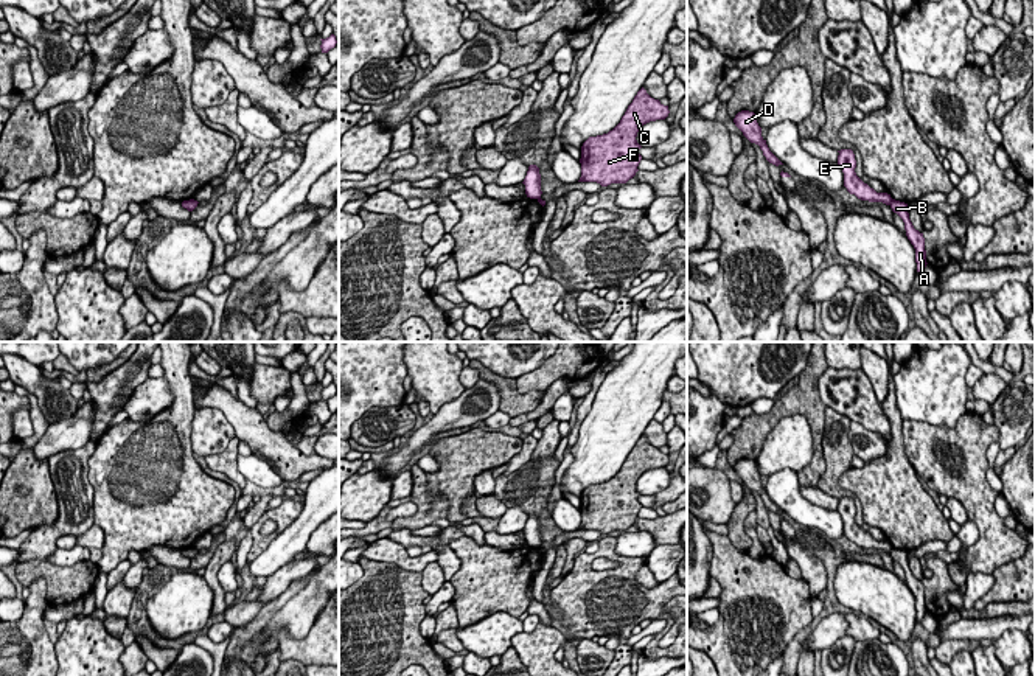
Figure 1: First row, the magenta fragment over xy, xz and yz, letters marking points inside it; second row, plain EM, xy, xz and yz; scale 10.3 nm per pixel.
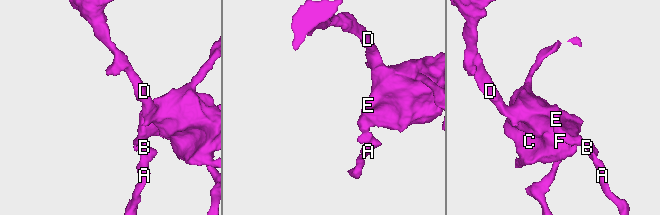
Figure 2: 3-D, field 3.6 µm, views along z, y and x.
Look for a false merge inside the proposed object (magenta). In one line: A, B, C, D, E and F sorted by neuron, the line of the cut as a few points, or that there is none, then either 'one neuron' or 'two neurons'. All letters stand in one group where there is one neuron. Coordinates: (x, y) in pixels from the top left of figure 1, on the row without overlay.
A B / C D E F | yz (892, 547), (889, 552) | two neurons

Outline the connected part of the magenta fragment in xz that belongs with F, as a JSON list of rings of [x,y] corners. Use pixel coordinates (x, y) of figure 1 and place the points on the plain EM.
[[[642,435],[634,444],[632,451],[628,454],[620,471],[608,482],[589,485],[581,494],[581,525],[578,530],[597,530],[601,535],[611,531],[626,531],[639,519],[637,514],[642,508],[639,497],[642,496],[636,485],[639,477],[656,468],[665,468],[670,458],[659,448],[651,446]]]

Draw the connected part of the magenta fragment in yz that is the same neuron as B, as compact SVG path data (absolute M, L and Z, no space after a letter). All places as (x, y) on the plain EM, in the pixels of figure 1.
M892 547L890 556L904 570L906 584L915 597L917 620L918 620L918 623L922 623L923 617L928 612L923 581L920 581L918 578L914 577L914 573L909 567L909 561L908 561L908 552Z

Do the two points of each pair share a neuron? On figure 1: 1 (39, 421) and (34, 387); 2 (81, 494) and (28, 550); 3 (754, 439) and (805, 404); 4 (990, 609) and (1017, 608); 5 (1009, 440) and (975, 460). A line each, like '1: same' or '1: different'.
1: different
2: same
3: same
4: same
5: different

